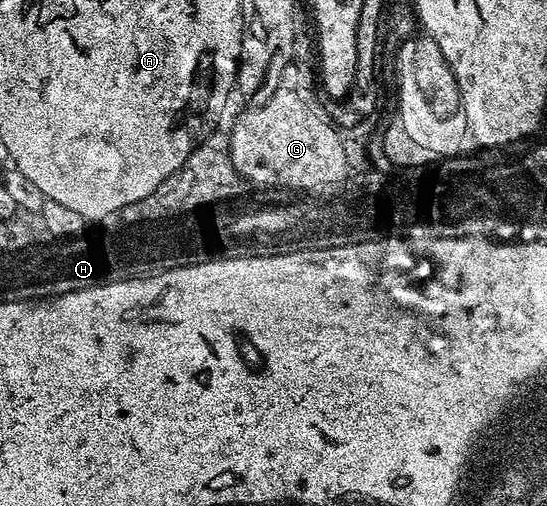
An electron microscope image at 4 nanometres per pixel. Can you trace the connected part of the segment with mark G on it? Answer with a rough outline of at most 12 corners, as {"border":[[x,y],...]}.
{"border":[[299,64],[228,130],[259,182],[342,177],[339,127]]}

